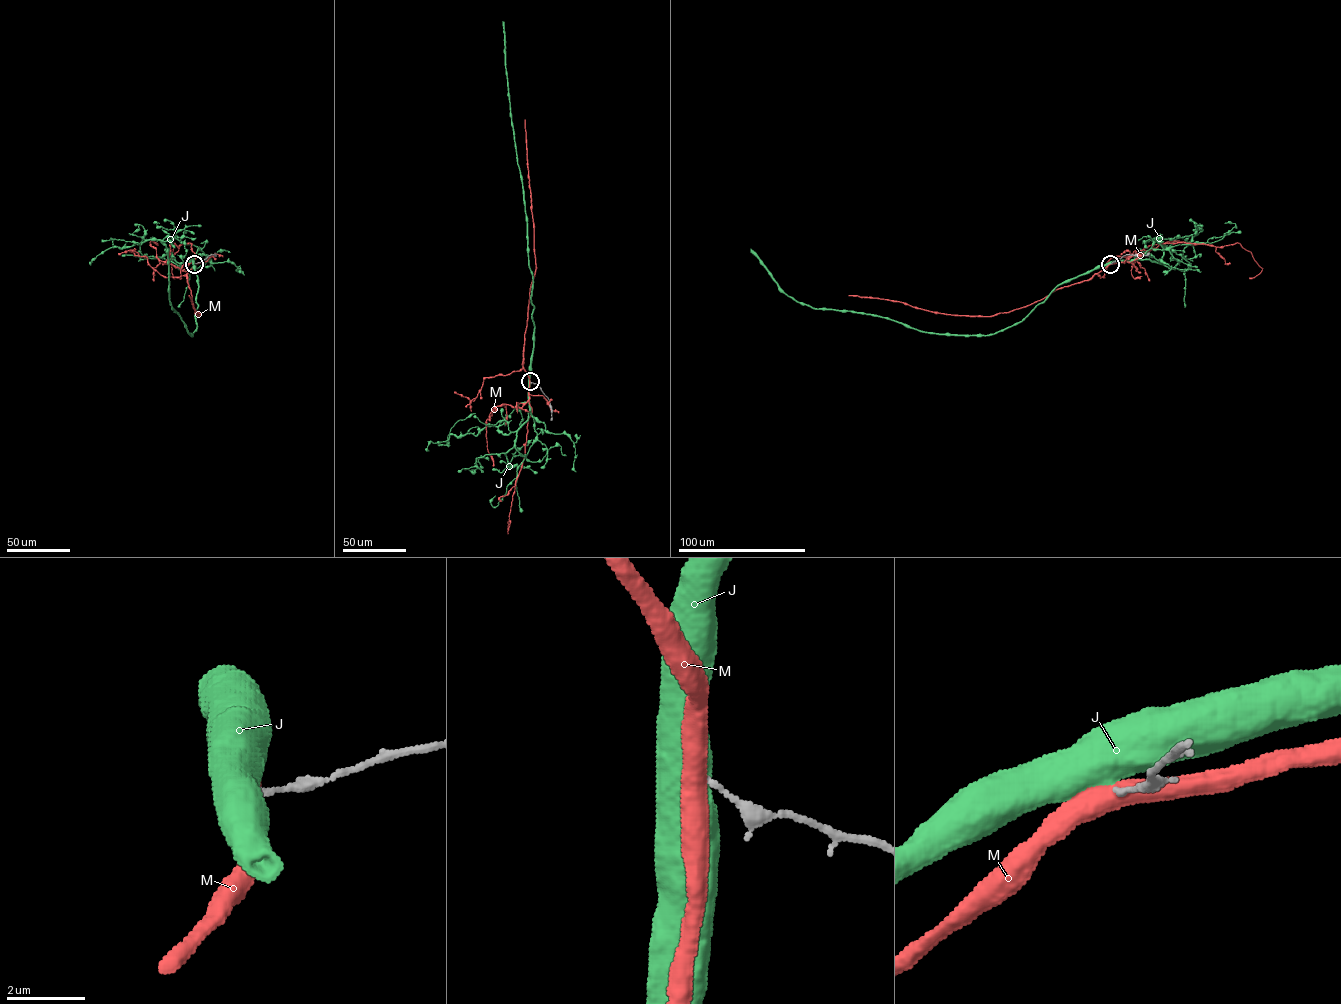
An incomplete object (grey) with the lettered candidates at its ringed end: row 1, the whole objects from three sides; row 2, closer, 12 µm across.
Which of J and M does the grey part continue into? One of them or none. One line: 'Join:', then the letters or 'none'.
Join: J

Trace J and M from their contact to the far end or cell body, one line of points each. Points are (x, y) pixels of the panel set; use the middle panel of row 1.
J: (529, 381), (534, 324), (531, 298), (533, 276), (527, 251), (525, 202), (511, 121), (503, 22)
M: (530, 381), (523, 368), (523, 350), (535, 269), (525, 119)

